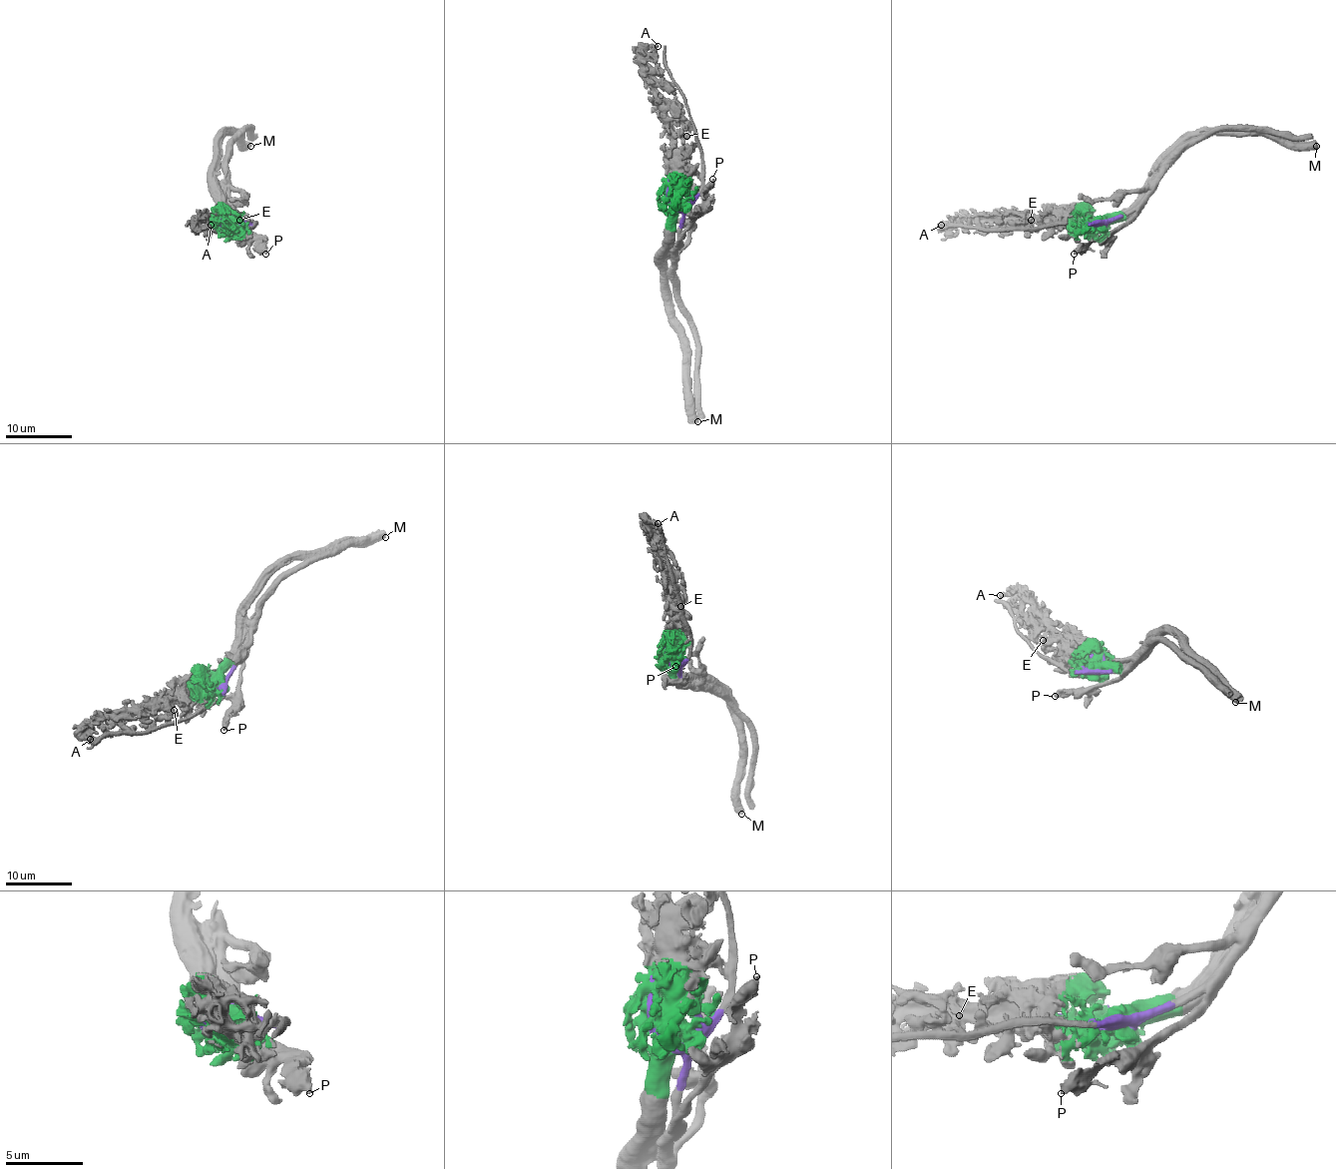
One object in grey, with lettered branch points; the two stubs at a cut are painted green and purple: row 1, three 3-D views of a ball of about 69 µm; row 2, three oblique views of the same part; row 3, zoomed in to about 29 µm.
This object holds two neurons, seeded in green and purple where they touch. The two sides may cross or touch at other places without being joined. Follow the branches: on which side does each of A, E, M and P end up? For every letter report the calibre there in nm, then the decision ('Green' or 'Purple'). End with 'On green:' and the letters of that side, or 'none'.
A: Thickness 480 nm. Green
E: Thickness 300 nm. Green
M: Thickness 500 nm. Green
P: Thickness 440 nm. Purple
On green: A, E, M

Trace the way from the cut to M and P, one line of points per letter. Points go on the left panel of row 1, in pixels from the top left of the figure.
M: (227, 226), (227, 216), (222, 211), (215, 174), (217, 144), (226, 134), (236, 134), (244, 144), (251, 146)
P: (227, 227), (234, 221), (232, 214), (266, 254)

